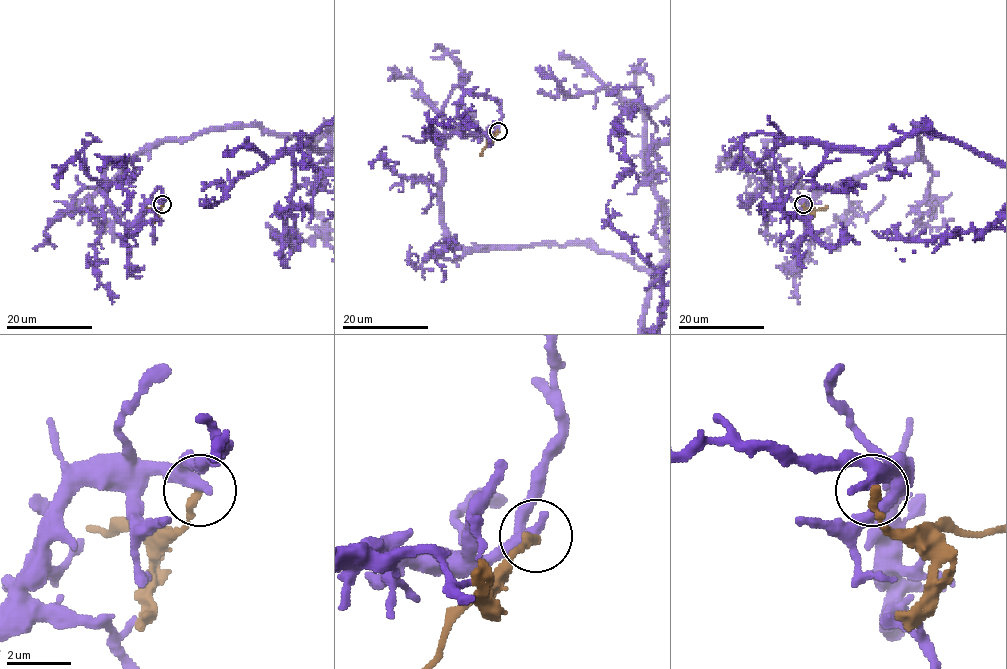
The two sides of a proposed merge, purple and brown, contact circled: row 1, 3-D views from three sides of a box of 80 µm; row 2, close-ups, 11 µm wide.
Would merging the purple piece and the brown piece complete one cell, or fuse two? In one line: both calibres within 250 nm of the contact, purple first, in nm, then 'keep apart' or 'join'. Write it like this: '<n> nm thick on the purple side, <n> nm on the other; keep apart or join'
320 nm thick on the purple side, 260 nm on the other; keep apart

